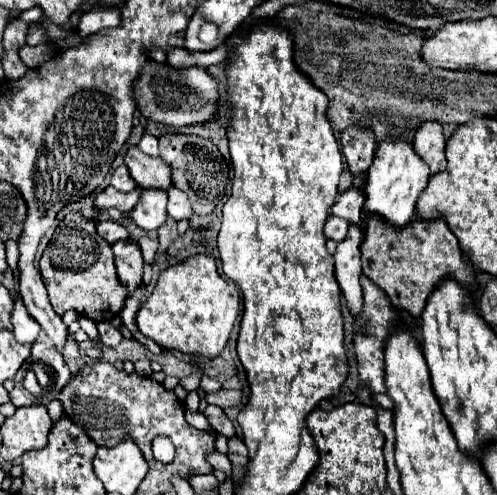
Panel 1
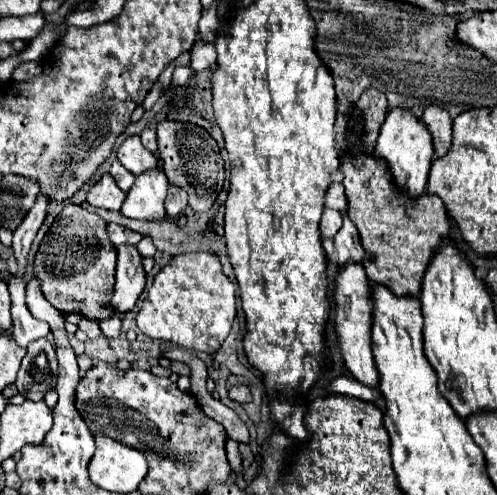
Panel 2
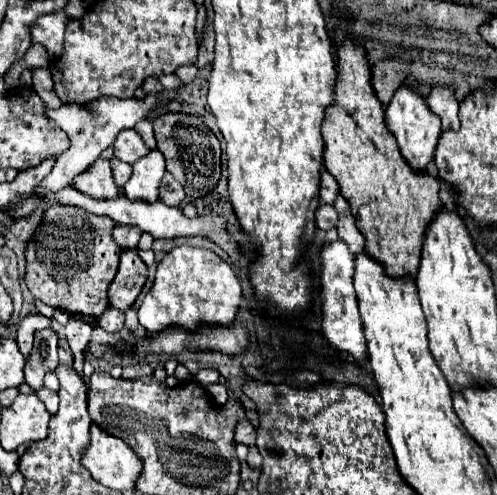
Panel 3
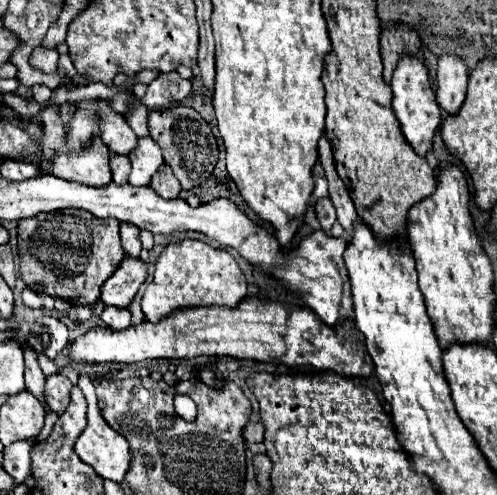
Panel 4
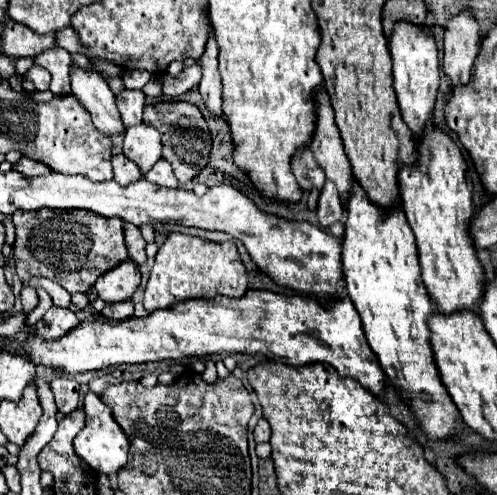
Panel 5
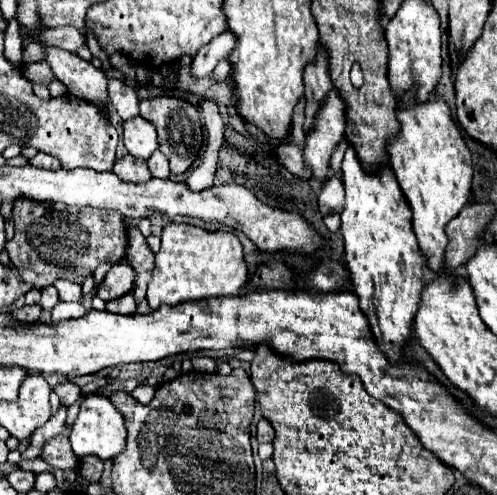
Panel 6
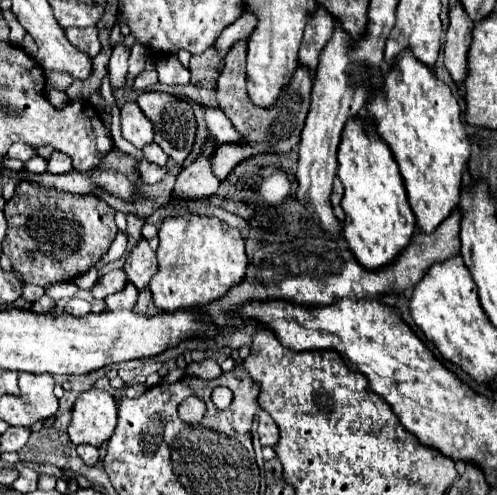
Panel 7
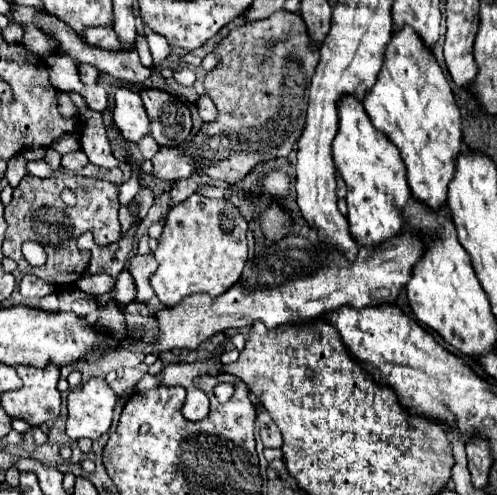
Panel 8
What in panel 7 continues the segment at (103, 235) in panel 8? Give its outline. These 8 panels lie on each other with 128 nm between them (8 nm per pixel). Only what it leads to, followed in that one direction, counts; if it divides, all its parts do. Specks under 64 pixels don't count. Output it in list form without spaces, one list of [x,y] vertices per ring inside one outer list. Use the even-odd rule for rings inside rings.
[[[18,184],[14,198],[4,208],[8,220],[8,236],[4,240],[4,254],[12,260],[14,270],[26,284],[50,286],[56,282],[72,282],[74,278],[88,272],[110,248],[118,234],[114,222],[114,210],[96,196],[64,196],[64,192],[36,192],[32,184]]]

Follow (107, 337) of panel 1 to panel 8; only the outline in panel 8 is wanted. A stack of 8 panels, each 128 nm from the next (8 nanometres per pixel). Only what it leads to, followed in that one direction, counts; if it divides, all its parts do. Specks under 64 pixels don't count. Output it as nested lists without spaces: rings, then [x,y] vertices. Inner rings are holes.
[[[124,270],[124,272],[118,276],[118,280],[116,280],[114,290],[108,292],[108,294],[104,294],[100,300],[104,300],[104,302],[116,302],[116,304],[126,306],[126,304],[130,304],[134,298],[136,298],[136,286],[132,284],[132,276],[128,276],[128,270]]]

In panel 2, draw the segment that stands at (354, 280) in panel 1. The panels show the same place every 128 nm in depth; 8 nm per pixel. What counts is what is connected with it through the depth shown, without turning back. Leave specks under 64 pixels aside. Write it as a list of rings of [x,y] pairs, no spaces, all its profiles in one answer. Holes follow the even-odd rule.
[[[342,212],[342,216],[344,216],[344,226],[334,236],[334,248],[338,254],[334,264],[338,268],[344,268],[350,262],[362,262],[362,258],[364,258],[364,248],[360,244],[358,228],[354,226],[354,222],[348,218],[346,212]]]

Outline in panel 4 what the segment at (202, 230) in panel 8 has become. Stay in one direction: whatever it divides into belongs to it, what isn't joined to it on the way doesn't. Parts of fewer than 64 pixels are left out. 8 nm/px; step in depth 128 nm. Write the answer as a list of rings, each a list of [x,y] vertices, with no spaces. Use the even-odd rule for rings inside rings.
[[[182,240],[168,244],[156,262],[154,280],[142,296],[142,312],[148,322],[158,322],[174,310],[194,306],[236,308],[246,296],[246,278],[236,260],[226,250],[214,250],[200,240]]]

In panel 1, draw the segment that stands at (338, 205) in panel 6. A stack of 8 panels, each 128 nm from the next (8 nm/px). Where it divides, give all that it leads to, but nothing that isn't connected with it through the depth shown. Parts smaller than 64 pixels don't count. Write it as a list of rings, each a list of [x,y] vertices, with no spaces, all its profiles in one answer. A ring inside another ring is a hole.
[[[330,216],[324,224],[324,234],[326,234],[326,238],[330,238],[334,242],[342,242],[348,236],[348,226],[350,226],[348,220],[340,220],[336,216]]]

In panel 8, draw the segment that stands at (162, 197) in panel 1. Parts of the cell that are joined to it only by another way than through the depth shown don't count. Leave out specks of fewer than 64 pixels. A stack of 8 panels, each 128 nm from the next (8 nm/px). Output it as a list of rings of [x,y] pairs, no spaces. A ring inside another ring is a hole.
[[[116,88],[114,94],[114,122],[128,142],[138,142],[150,134],[150,120],[144,112],[140,94],[132,88]]]

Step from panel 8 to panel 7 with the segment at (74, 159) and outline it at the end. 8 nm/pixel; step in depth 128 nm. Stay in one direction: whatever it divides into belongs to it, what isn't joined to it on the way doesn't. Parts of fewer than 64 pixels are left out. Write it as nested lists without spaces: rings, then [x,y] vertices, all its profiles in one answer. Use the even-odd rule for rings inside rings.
[[[52,152],[52,156],[48,158],[48,172],[60,174],[70,170],[72,170],[72,160],[68,160],[68,156],[64,156],[62,152]]]

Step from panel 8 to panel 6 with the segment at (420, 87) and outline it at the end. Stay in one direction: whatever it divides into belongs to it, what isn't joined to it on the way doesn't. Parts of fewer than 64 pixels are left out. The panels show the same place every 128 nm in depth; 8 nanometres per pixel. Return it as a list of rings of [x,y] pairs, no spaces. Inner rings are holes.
[[[408,92],[400,102],[398,120],[402,128],[400,134],[390,140],[388,156],[390,168],[410,204],[412,228],[426,258],[426,266],[440,274],[444,272],[444,250],[448,244],[444,228],[470,200],[472,154],[450,116],[450,108],[440,98],[414,104],[412,94],[414,92]]]

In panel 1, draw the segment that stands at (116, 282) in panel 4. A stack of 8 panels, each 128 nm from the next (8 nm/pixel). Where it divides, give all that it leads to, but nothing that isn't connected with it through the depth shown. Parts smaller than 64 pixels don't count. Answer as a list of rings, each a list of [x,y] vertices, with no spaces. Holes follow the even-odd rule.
[[[120,240],[112,246],[118,278],[128,288],[128,296],[134,294],[134,290],[142,284],[142,266],[144,258],[140,252],[140,246],[134,240]]]

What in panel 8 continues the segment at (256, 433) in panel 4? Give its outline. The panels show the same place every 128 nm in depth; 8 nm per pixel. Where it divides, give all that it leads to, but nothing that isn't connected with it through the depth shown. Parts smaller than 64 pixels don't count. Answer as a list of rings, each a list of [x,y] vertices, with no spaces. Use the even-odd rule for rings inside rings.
[[[262,406],[258,408],[258,422],[260,422],[260,438],[262,438],[264,446],[266,448],[280,448],[282,446],[280,430]]]

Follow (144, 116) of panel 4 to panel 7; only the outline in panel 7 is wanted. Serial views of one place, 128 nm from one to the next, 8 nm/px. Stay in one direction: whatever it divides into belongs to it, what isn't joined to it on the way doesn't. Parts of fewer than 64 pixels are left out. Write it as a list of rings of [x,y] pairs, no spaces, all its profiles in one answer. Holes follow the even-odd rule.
[[[116,46],[116,50],[114,50],[112,56],[110,56],[110,62],[108,62],[108,76],[110,76],[112,90],[122,90],[122,88],[126,86],[128,56],[130,56],[130,50],[126,50],[124,46]]]

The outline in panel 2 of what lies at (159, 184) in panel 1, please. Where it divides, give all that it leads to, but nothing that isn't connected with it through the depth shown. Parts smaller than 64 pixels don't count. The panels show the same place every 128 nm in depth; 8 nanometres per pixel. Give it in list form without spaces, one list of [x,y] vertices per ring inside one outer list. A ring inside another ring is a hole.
[[[130,136],[122,142],[122,146],[118,148],[118,160],[134,176],[138,176],[142,172],[148,172],[152,168],[158,168],[158,158],[140,144],[138,136]]]

